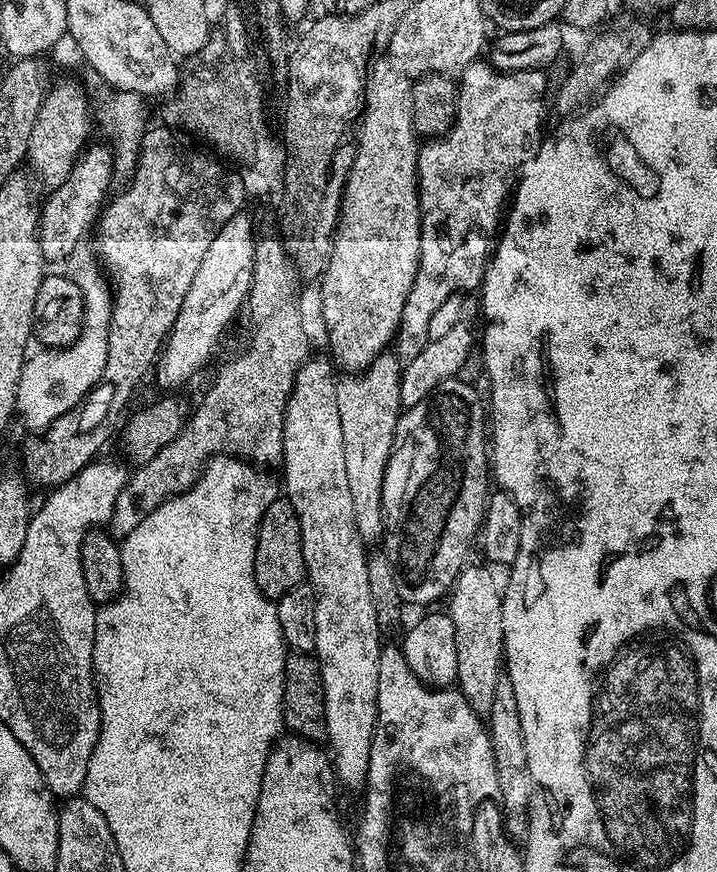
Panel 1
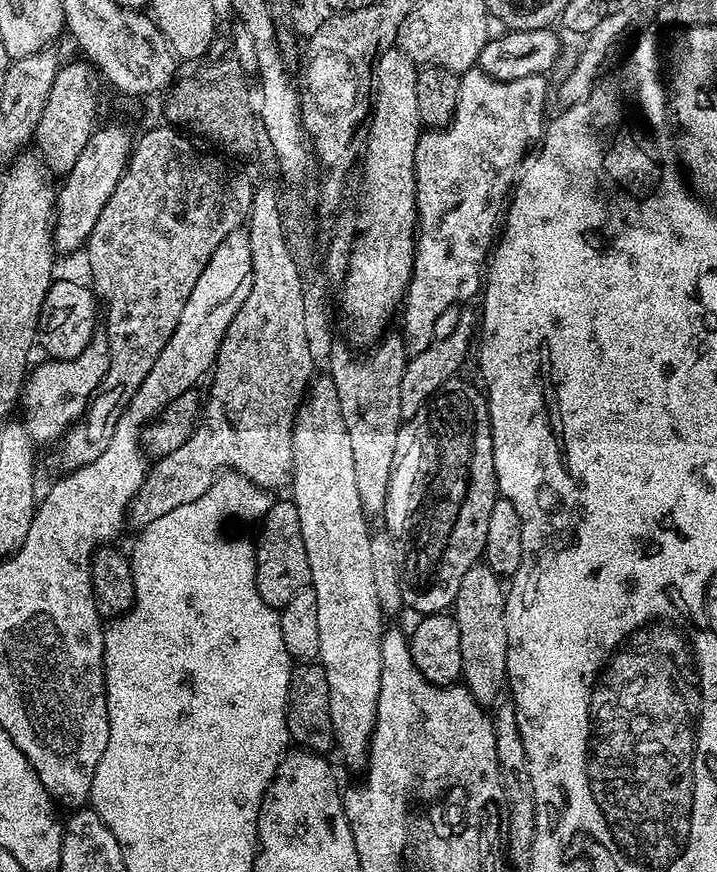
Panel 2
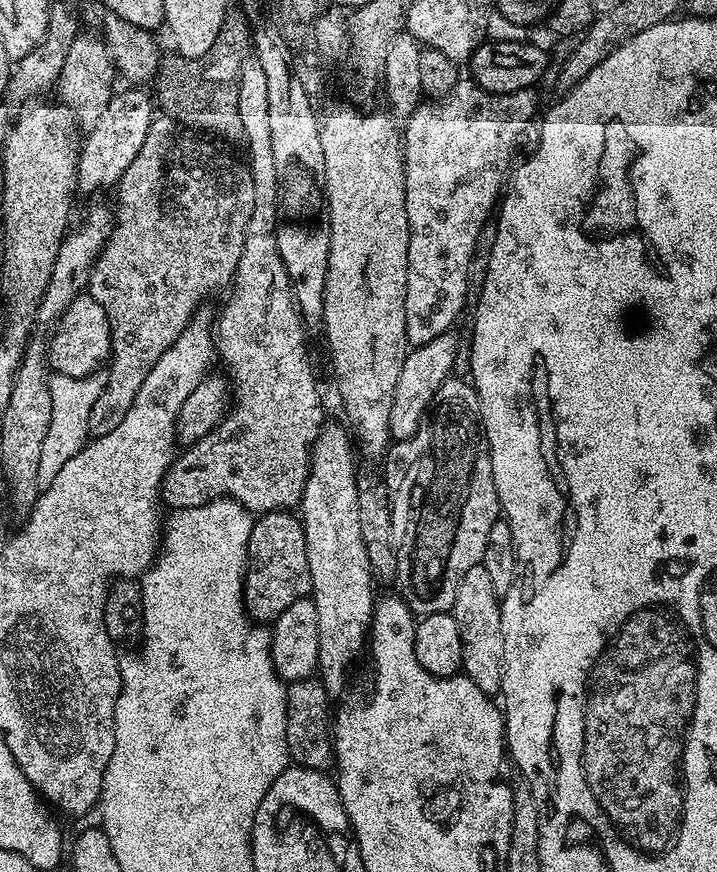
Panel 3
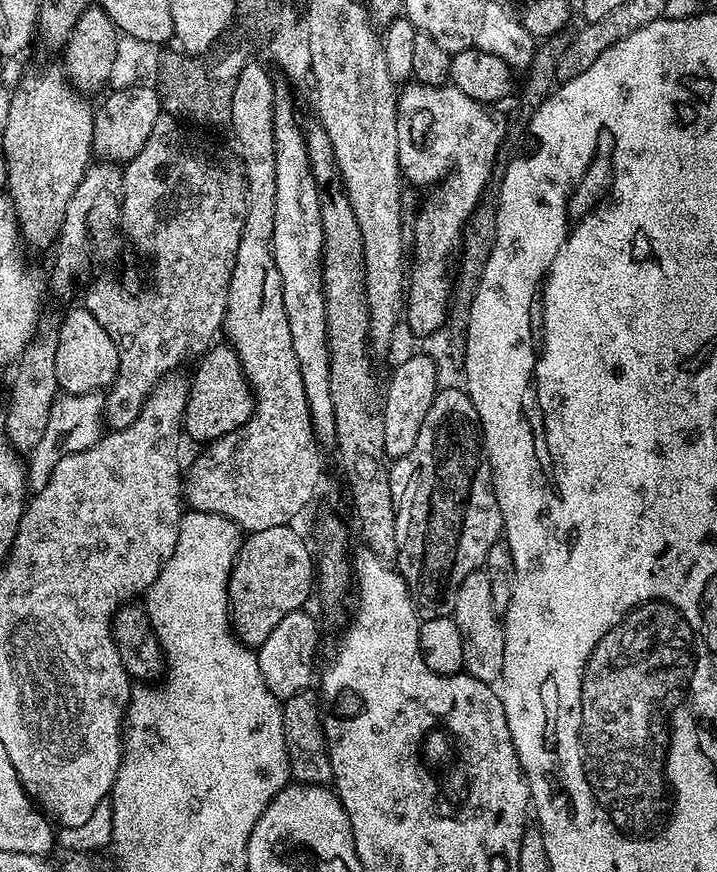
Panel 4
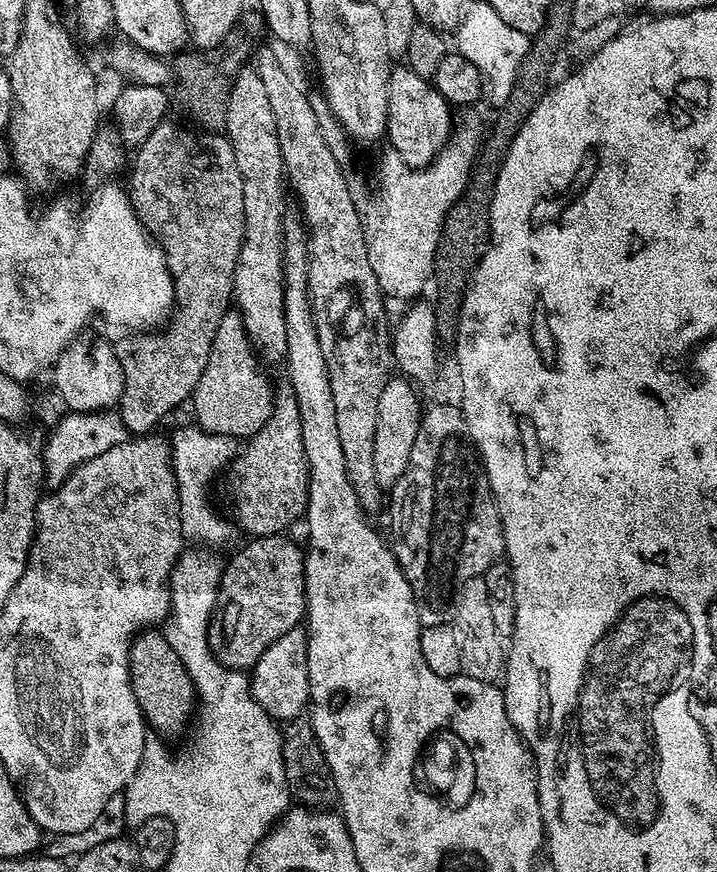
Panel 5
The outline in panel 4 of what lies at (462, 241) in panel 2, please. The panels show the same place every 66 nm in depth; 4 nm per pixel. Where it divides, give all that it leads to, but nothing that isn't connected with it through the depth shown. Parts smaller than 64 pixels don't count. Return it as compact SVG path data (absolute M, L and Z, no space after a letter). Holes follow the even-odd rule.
M408 82L399 89L396 98L396 126L398 128L398 162L400 163L400 170L405 181L408 180L412 184L436 184L439 180L444 180L432 193L429 194L428 200L420 208L420 213L416 216L416 261L411 261L410 264L410 279L406 284L406 320L408 316L408 328L413 332L417 338L423 338L434 331L438 330L440 326L447 320L448 307L452 300L453 290L453 268L454 261L457 259L462 241L464 238L464 228L467 226L468 219L472 211L478 207L484 192L488 188L488 179L492 176L492 163L496 160L496 155L500 152L500 143L504 140L504 124L491 112L487 103L470 98L470 94L462 94L462 90L451 86L437 86L435 84L418 84L415 82Z

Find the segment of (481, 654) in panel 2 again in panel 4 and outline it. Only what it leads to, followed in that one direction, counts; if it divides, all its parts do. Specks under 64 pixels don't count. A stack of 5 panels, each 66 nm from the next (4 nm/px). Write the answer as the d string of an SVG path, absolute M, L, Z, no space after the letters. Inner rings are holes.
M477 570L462 578L451 617L458 626L458 634L462 634L463 671L479 680L499 681L504 665L504 626L494 610L494 602L490 602L490 578L487 571Z

